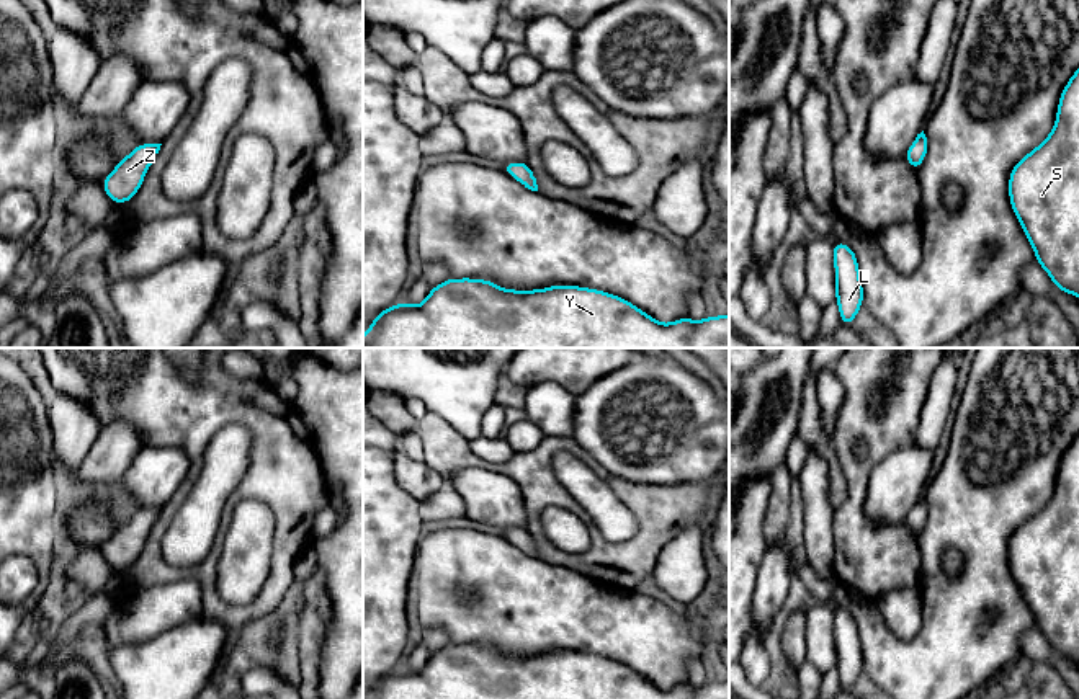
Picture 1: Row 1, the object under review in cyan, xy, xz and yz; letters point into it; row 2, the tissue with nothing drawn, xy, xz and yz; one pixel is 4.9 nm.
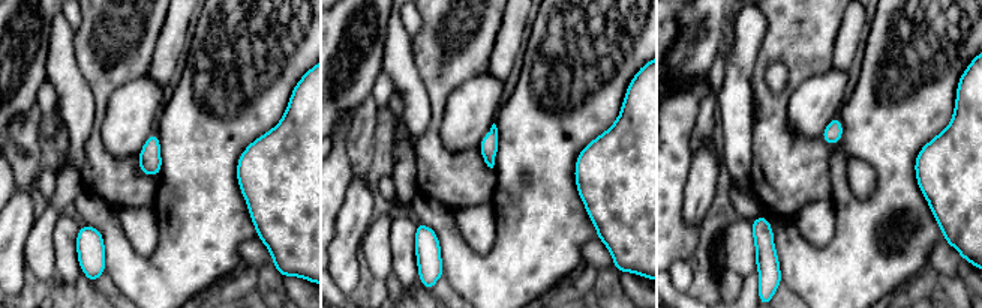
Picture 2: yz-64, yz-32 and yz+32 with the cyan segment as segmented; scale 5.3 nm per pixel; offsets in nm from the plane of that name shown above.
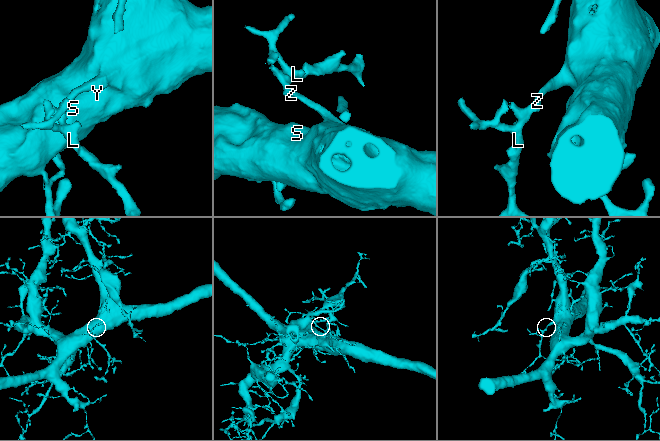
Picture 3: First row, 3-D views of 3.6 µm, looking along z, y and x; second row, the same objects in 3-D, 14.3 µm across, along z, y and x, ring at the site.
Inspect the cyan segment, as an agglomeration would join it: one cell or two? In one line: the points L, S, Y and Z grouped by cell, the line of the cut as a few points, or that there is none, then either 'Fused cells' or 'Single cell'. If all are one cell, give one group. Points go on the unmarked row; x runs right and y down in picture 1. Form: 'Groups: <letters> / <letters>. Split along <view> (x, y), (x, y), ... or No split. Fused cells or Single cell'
Groups: L S Y Z. No split. Single cell

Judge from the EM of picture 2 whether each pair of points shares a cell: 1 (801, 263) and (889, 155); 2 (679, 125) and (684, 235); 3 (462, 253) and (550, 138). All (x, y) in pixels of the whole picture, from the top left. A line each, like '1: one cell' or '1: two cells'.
1: one cell
2: one cell
3: one cell

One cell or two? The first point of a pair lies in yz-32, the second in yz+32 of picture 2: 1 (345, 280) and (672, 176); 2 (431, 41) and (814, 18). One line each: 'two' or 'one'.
1: two
2: one

